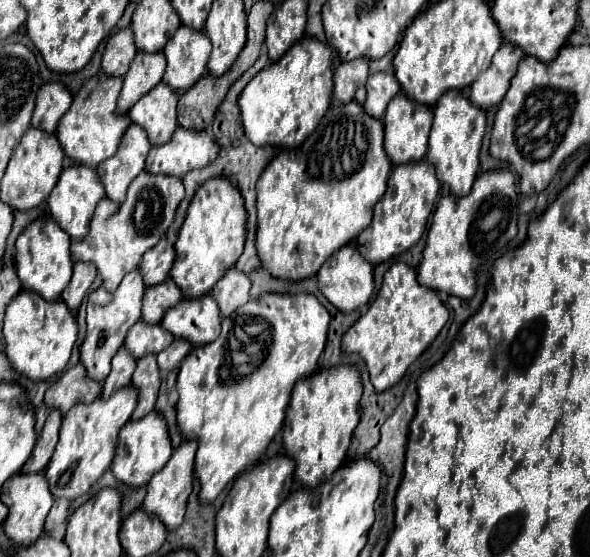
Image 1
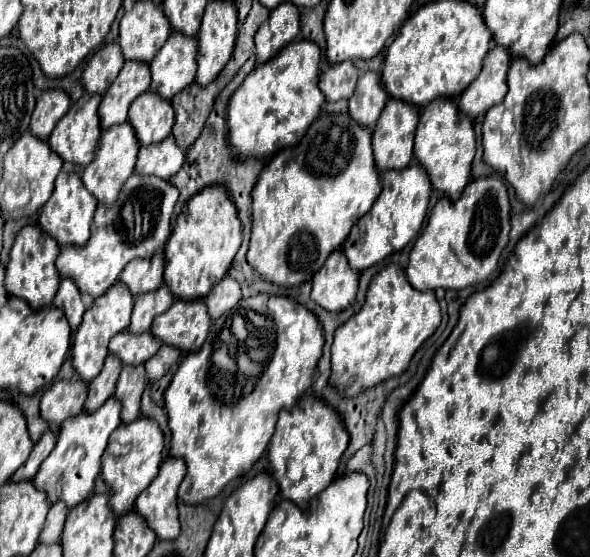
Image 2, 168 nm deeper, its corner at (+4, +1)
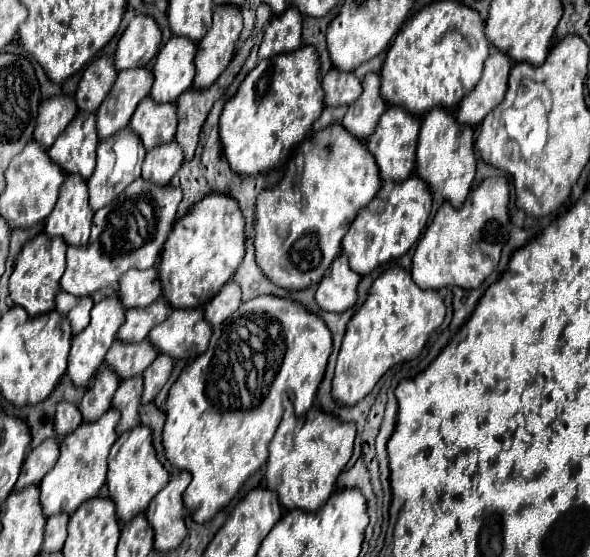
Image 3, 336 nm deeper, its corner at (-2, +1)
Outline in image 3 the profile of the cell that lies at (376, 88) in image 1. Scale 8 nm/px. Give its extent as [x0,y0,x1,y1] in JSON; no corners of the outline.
[342,74,386,138]

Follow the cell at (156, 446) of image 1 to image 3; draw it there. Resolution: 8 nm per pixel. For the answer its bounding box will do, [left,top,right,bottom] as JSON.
[106,424,168,522]

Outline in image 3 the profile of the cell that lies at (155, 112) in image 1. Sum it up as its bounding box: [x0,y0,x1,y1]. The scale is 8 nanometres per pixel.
[130,96,176,150]

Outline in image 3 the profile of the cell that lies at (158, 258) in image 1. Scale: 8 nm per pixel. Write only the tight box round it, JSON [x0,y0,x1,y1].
[118,266,162,308]

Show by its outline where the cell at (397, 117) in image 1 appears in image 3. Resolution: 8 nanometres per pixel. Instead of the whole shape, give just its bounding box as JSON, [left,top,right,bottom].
[368,106,420,180]

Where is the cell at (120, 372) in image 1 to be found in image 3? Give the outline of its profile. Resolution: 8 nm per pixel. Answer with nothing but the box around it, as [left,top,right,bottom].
[78,366,120,422]

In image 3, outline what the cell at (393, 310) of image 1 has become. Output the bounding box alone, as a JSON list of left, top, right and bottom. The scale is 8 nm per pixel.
[332,266,446,406]

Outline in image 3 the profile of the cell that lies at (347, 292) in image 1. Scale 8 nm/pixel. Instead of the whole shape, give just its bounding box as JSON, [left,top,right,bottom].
[316,254,360,312]

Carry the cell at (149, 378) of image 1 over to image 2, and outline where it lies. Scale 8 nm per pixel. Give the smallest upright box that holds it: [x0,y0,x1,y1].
[114,366,146,422]

